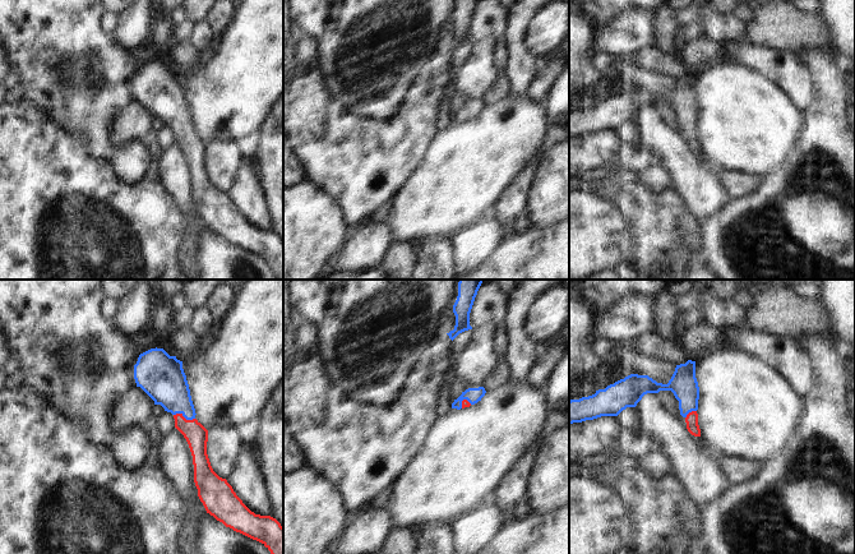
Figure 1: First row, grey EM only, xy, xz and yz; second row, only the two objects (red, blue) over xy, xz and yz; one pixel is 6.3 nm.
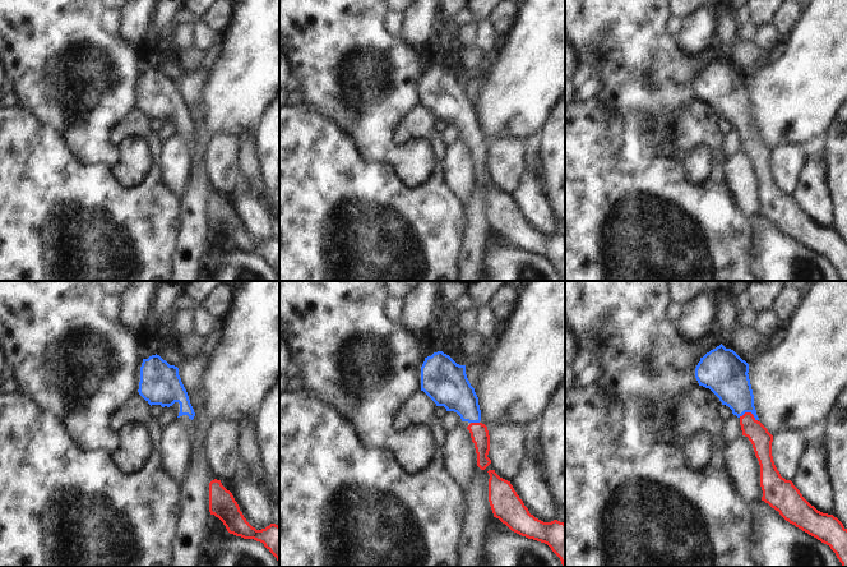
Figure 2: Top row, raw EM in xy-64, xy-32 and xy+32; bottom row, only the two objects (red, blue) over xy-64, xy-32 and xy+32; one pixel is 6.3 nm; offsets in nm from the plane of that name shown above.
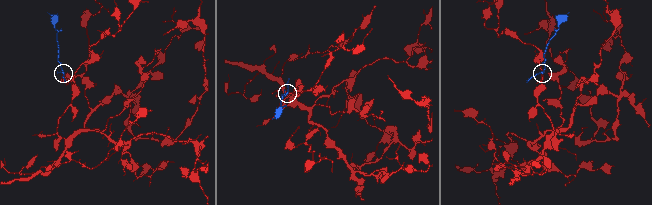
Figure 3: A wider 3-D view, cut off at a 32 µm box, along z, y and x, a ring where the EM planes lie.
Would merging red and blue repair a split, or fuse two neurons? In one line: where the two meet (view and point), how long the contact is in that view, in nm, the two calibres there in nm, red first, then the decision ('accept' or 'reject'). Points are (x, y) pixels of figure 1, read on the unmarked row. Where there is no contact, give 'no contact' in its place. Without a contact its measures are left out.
xy (183, 130) | 140 nm | 140/280 nm | accept

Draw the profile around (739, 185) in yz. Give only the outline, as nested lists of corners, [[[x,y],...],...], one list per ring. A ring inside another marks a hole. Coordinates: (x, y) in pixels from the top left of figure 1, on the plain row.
[[[721,170],[717,171],[724,179],[725,188],[735,199],[753,195],[762,186],[762,177],[739,172],[725,172]]]

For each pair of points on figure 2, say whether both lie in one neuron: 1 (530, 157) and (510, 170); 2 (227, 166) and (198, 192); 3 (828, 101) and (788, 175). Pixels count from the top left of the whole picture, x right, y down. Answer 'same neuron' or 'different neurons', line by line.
1: different neurons
2: different neurons
3: different neurons

